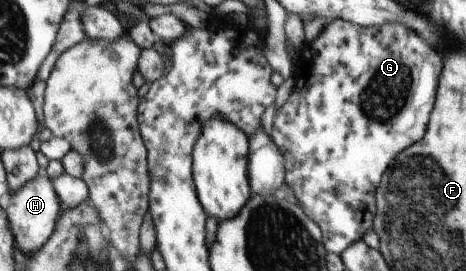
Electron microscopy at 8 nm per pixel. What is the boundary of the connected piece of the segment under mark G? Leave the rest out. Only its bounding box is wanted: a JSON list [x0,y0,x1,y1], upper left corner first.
[270,18,441,255]

